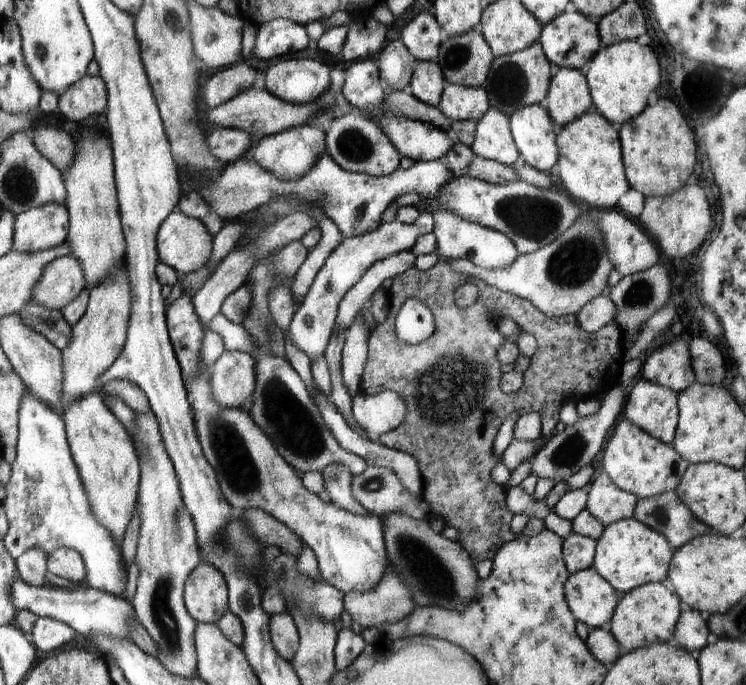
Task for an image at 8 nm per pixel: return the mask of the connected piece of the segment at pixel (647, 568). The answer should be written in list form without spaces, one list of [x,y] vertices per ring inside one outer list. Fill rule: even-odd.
[[[632,517],[604,527],[597,540],[593,568],[620,595],[648,583],[666,582],[674,549],[660,533]]]

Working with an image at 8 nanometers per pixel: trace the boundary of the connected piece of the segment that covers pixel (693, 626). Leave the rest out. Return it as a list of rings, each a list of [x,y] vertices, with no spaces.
[[[681,602],[681,610],[673,635],[682,649],[695,655],[707,645],[706,637],[709,630],[706,616],[698,614],[697,610],[690,608],[684,602]]]

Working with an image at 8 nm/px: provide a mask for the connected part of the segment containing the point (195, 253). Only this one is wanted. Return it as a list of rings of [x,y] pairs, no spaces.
[[[178,209],[172,211],[166,220],[160,224],[156,232],[156,246],[159,260],[167,263],[178,274],[190,274],[203,268],[210,259],[213,249],[213,237],[208,229],[196,217],[189,217]]]

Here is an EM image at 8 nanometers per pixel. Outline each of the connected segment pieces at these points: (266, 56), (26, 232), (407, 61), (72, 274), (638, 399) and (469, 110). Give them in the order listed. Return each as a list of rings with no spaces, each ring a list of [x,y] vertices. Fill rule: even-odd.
[[[275,18],[259,26],[256,36],[256,55],[266,61],[294,54],[310,44],[305,25],[284,18]]]
[[[44,204],[16,215],[12,251],[38,252],[59,247],[70,234],[71,216],[65,204]]]
[[[398,39],[384,45],[377,57],[383,91],[408,90],[415,61],[403,41]]]
[[[72,255],[61,256],[44,271],[33,302],[48,310],[62,311],[84,289],[86,280],[80,262]]]
[[[642,378],[626,400],[625,418],[650,436],[672,445],[679,421],[678,393]]]
[[[445,81],[437,107],[452,123],[456,120],[480,120],[491,106],[483,86],[470,88]]]

